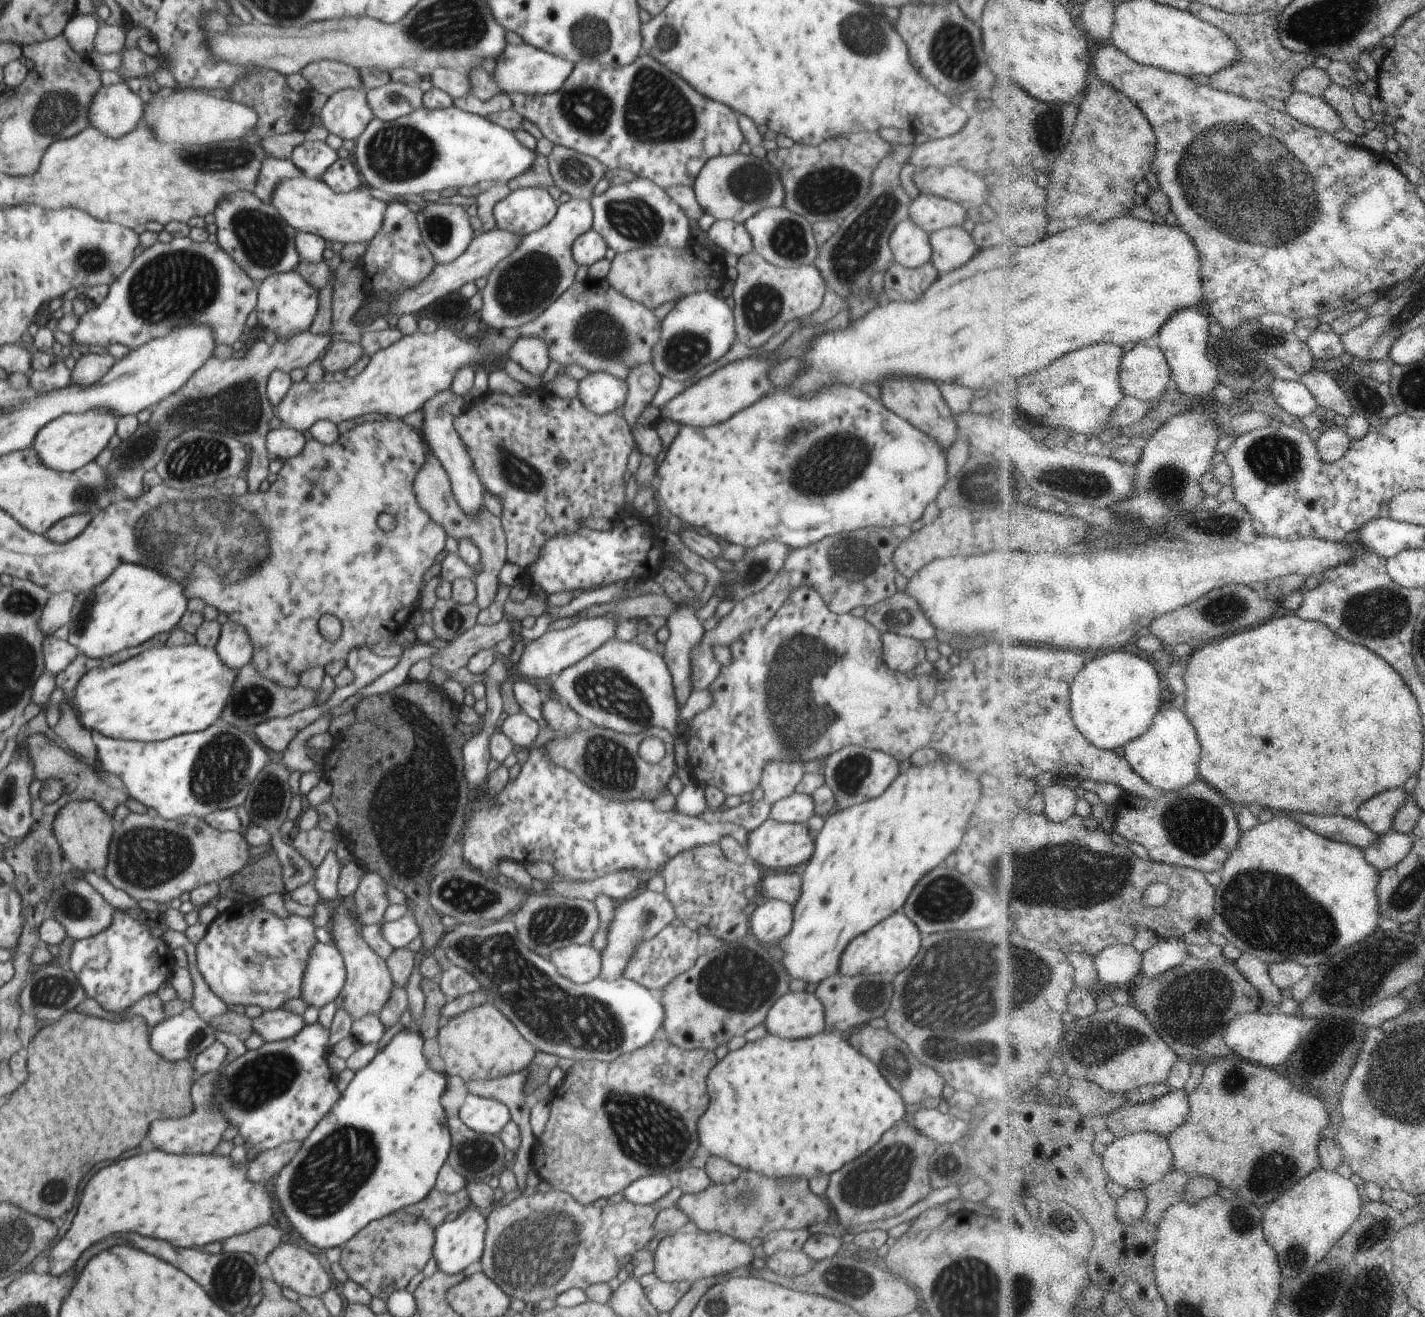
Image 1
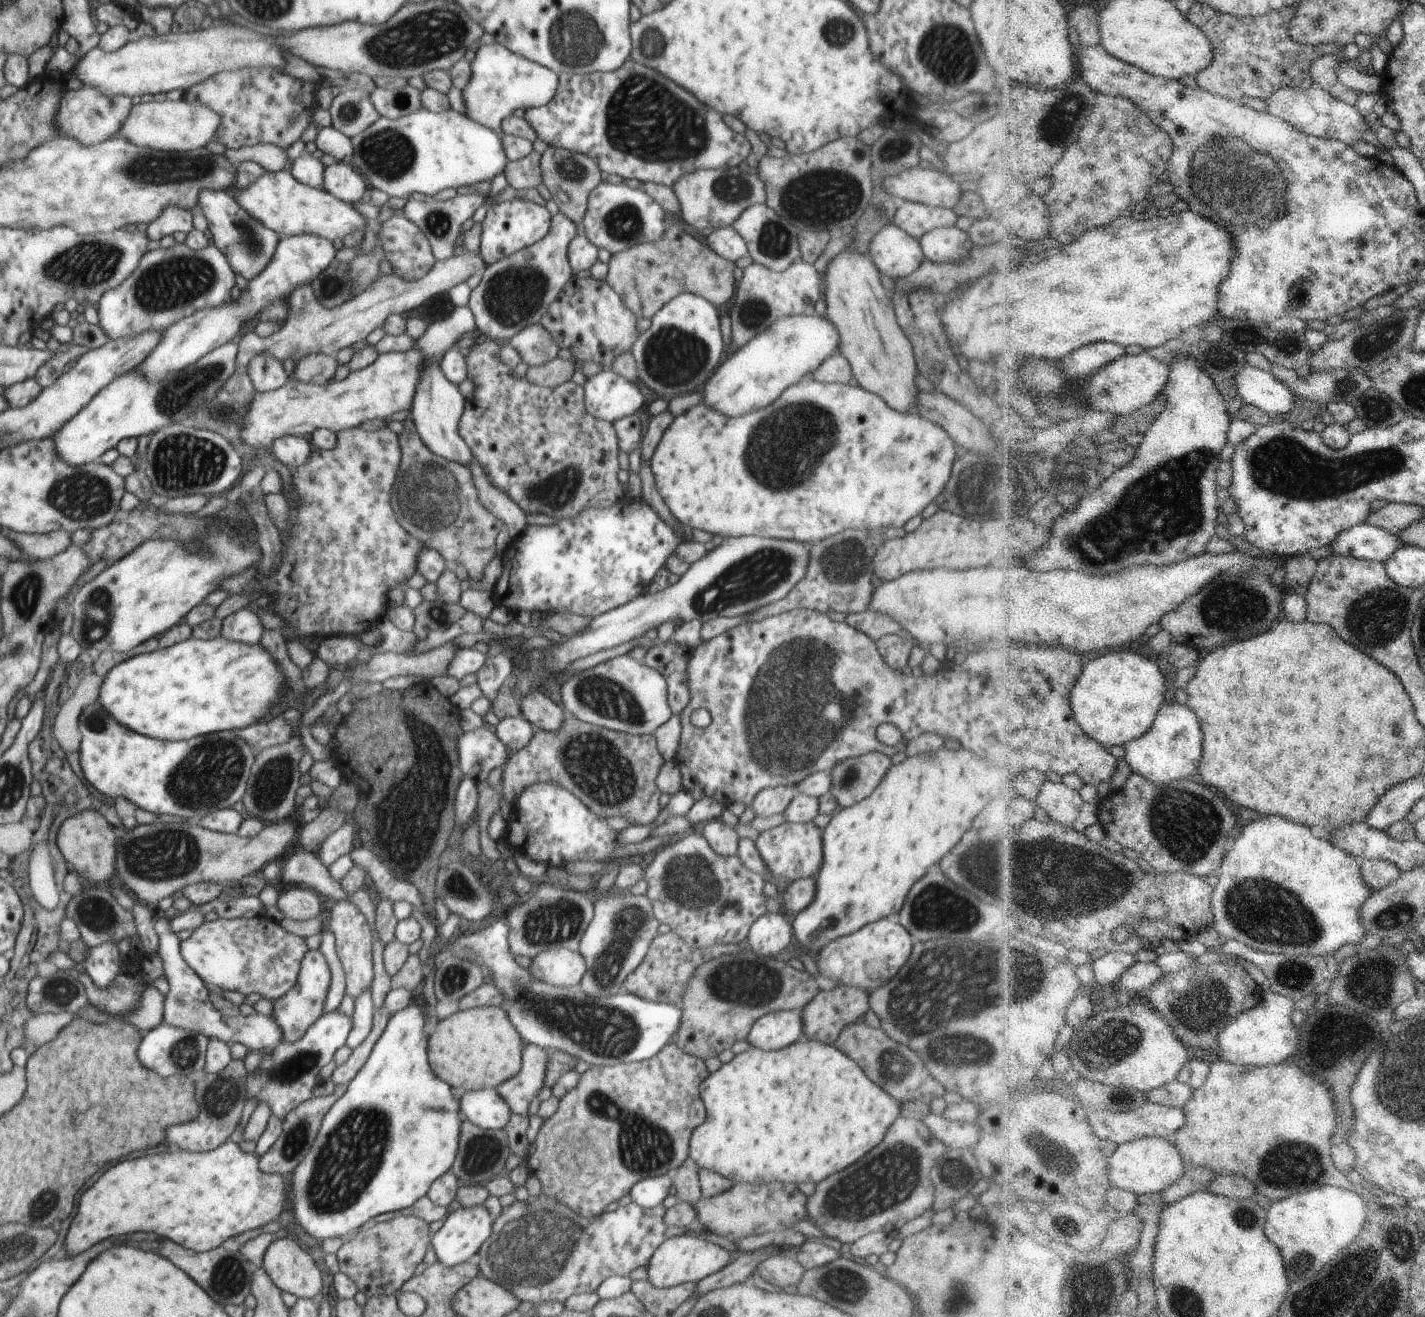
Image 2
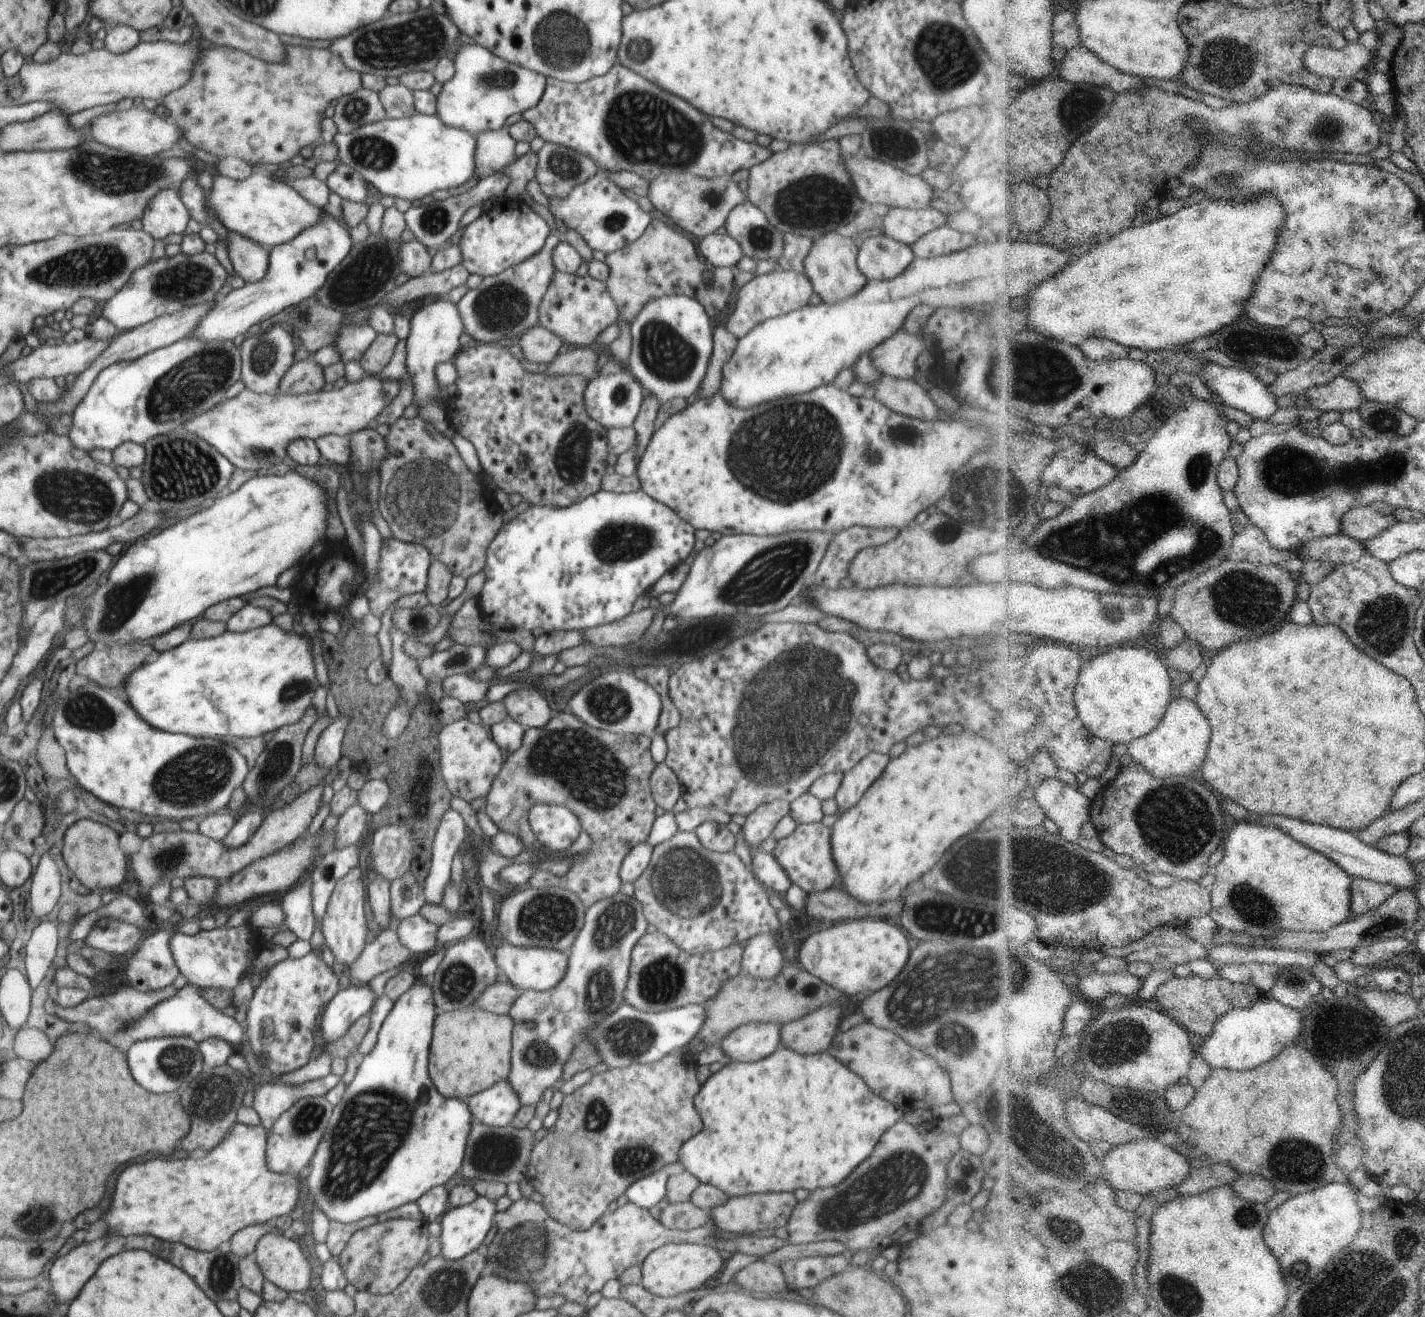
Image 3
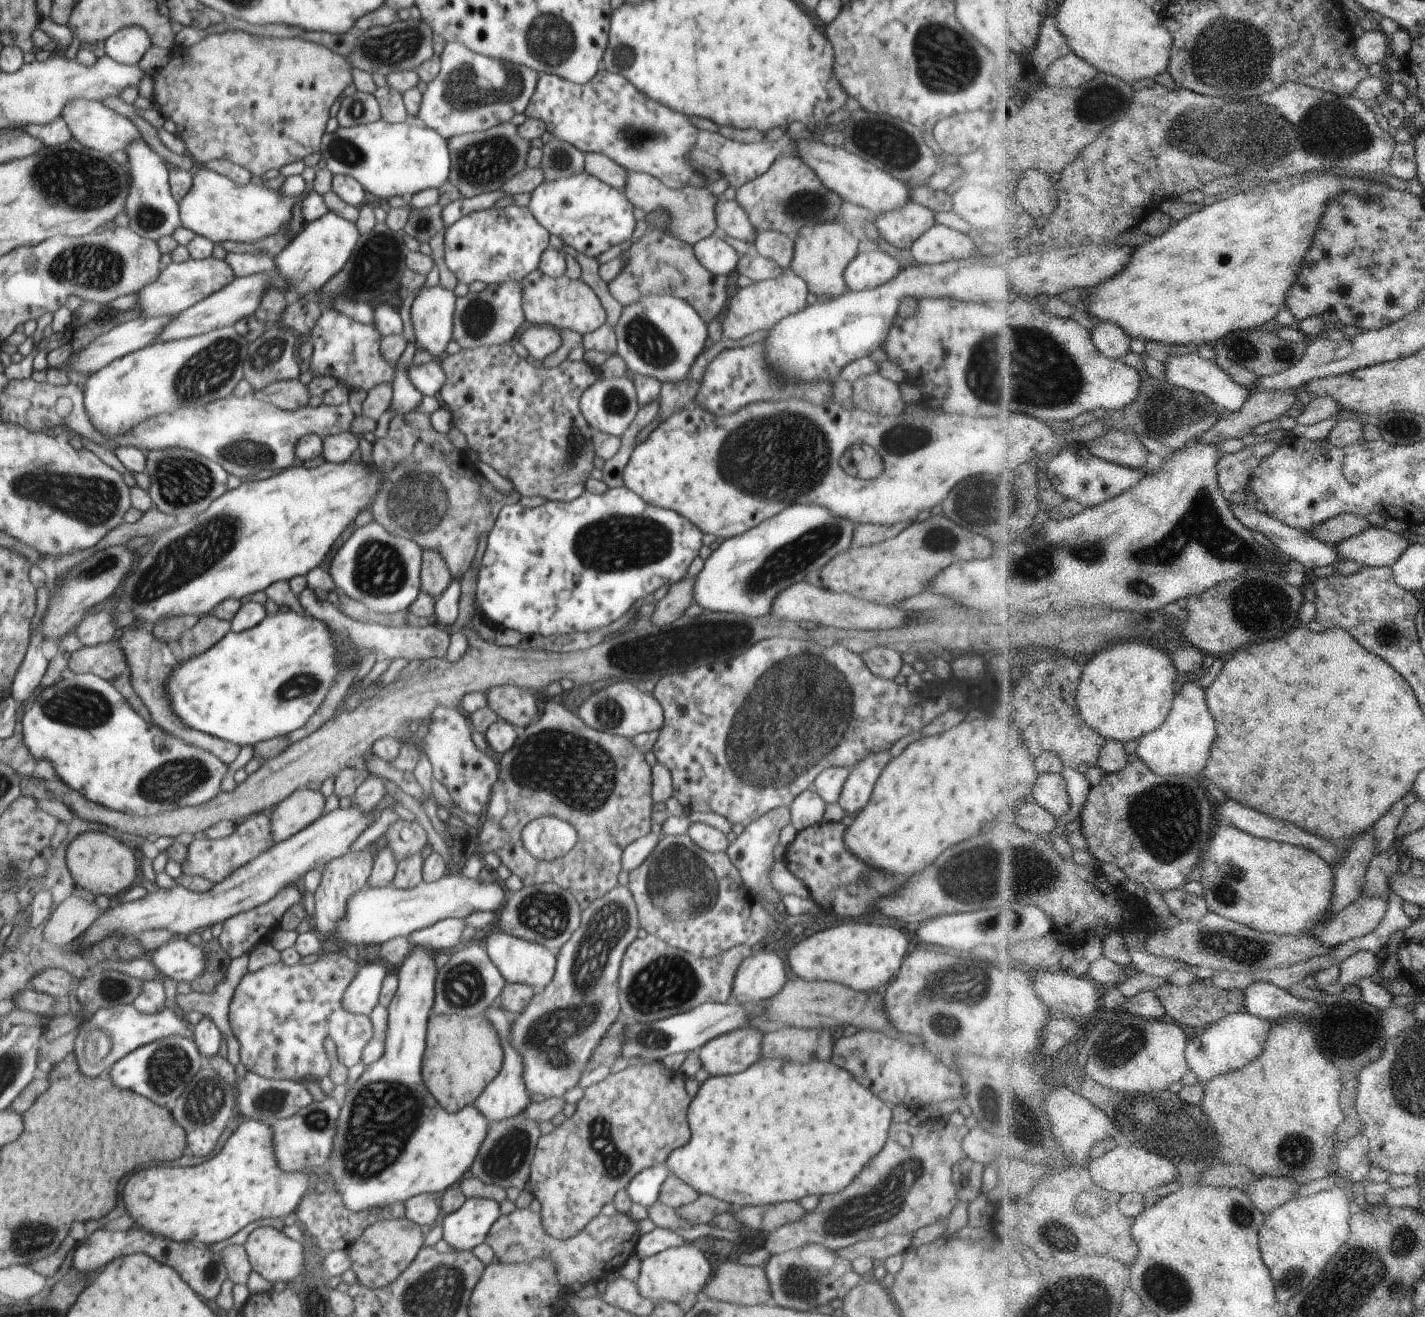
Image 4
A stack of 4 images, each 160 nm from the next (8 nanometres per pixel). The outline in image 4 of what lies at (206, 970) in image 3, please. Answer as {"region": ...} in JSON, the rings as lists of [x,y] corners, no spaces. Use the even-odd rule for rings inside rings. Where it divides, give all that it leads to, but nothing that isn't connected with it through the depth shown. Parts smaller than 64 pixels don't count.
{"region":[[[185,937],[172,938],[151,952],[149,959],[160,973],[176,982],[191,983],[206,971],[203,946],[193,946]]]}

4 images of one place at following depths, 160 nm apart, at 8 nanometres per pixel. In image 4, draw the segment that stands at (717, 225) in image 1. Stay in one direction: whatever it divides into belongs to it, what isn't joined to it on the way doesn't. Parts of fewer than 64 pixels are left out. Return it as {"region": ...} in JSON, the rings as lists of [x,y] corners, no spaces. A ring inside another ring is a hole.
{"region":[[[718,233],[699,240],[693,249],[698,262],[712,274],[727,276],[737,268],[740,254]]]}

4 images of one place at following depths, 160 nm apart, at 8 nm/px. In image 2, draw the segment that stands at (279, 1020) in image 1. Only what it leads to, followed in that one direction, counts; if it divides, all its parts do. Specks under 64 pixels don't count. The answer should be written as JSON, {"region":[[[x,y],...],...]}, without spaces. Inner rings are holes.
{"region":[[[169,920],[155,922],[159,934],[158,953],[163,958],[163,969],[169,982],[170,990],[165,996],[161,1022],[176,1028],[199,1032],[209,1039],[220,1039],[228,1044],[238,1043],[251,1051],[259,1052],[275,1049],[281,1042],[281,1028],[270,1016],[258,1013],[248,1016],[221,1013],[209,999],[209,989],[205,982],[186,964],[180,952],[180,940],[170,928]]]}

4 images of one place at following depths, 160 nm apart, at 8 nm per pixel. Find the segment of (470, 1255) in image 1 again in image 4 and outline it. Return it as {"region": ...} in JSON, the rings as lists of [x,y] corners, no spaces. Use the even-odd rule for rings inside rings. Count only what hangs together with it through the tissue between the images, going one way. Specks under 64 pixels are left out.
{"region":[[[467,1198],[456,1212],[443,1215],[439,1222],[443,1230],[443,1239],[458,1251],[472,1251],[475,1246],[485,1242],[488,1231],[500,1215],[499,1202],[487,1198]]]}

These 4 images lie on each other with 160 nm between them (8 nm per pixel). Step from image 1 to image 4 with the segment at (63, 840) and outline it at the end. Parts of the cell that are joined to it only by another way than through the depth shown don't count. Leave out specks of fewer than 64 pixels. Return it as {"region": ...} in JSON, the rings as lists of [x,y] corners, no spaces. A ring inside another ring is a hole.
{"region":[[[88,831],[81,833],[67,846],[65,861],[75,884],[92,892],[95,896],[106,894],[114,897],[130,888],[138,874],[138,861],[134,854],[118,839],[106,833]]]}

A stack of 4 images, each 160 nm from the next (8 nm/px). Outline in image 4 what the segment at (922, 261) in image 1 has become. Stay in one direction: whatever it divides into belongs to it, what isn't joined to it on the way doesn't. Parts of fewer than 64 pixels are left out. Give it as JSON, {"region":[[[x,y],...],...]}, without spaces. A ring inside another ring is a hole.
{"region":[[[863,246],[845,268],[846,291],[875,289],[892,280],[901,268],[900,259],[890,256],[885,246]]]}

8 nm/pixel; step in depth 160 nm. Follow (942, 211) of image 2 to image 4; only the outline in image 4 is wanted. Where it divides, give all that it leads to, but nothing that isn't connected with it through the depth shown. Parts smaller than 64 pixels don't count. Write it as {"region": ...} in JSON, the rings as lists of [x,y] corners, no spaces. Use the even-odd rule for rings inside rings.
{"region":[[[908,201],[900,208],[884,211],[876,219],[883,246],[910,250],[912,243],[936,223],[935,213],[919,203]]]}

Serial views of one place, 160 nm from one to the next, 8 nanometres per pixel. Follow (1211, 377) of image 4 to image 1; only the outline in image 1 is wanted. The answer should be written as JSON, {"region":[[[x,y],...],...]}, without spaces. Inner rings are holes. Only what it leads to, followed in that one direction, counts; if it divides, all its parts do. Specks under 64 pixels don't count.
{"region":[[[1275,378],[1271,382],[1271,393],[1287,412],[1300,418],[1312,416],[1321,408],[1310,387],[1303,381]]]}

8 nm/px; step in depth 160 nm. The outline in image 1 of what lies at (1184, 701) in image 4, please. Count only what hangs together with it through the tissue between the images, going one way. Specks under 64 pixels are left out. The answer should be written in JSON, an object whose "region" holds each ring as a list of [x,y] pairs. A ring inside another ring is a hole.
{"region":[[[1167,704],[1159,712],[1151,730],[1125,747],[1125,754],[1144,780],[1169,793],[1179,791],[1201,779],[1202,748],[1198,730],[1190,722],[1184,709],[1176,709]]]}

